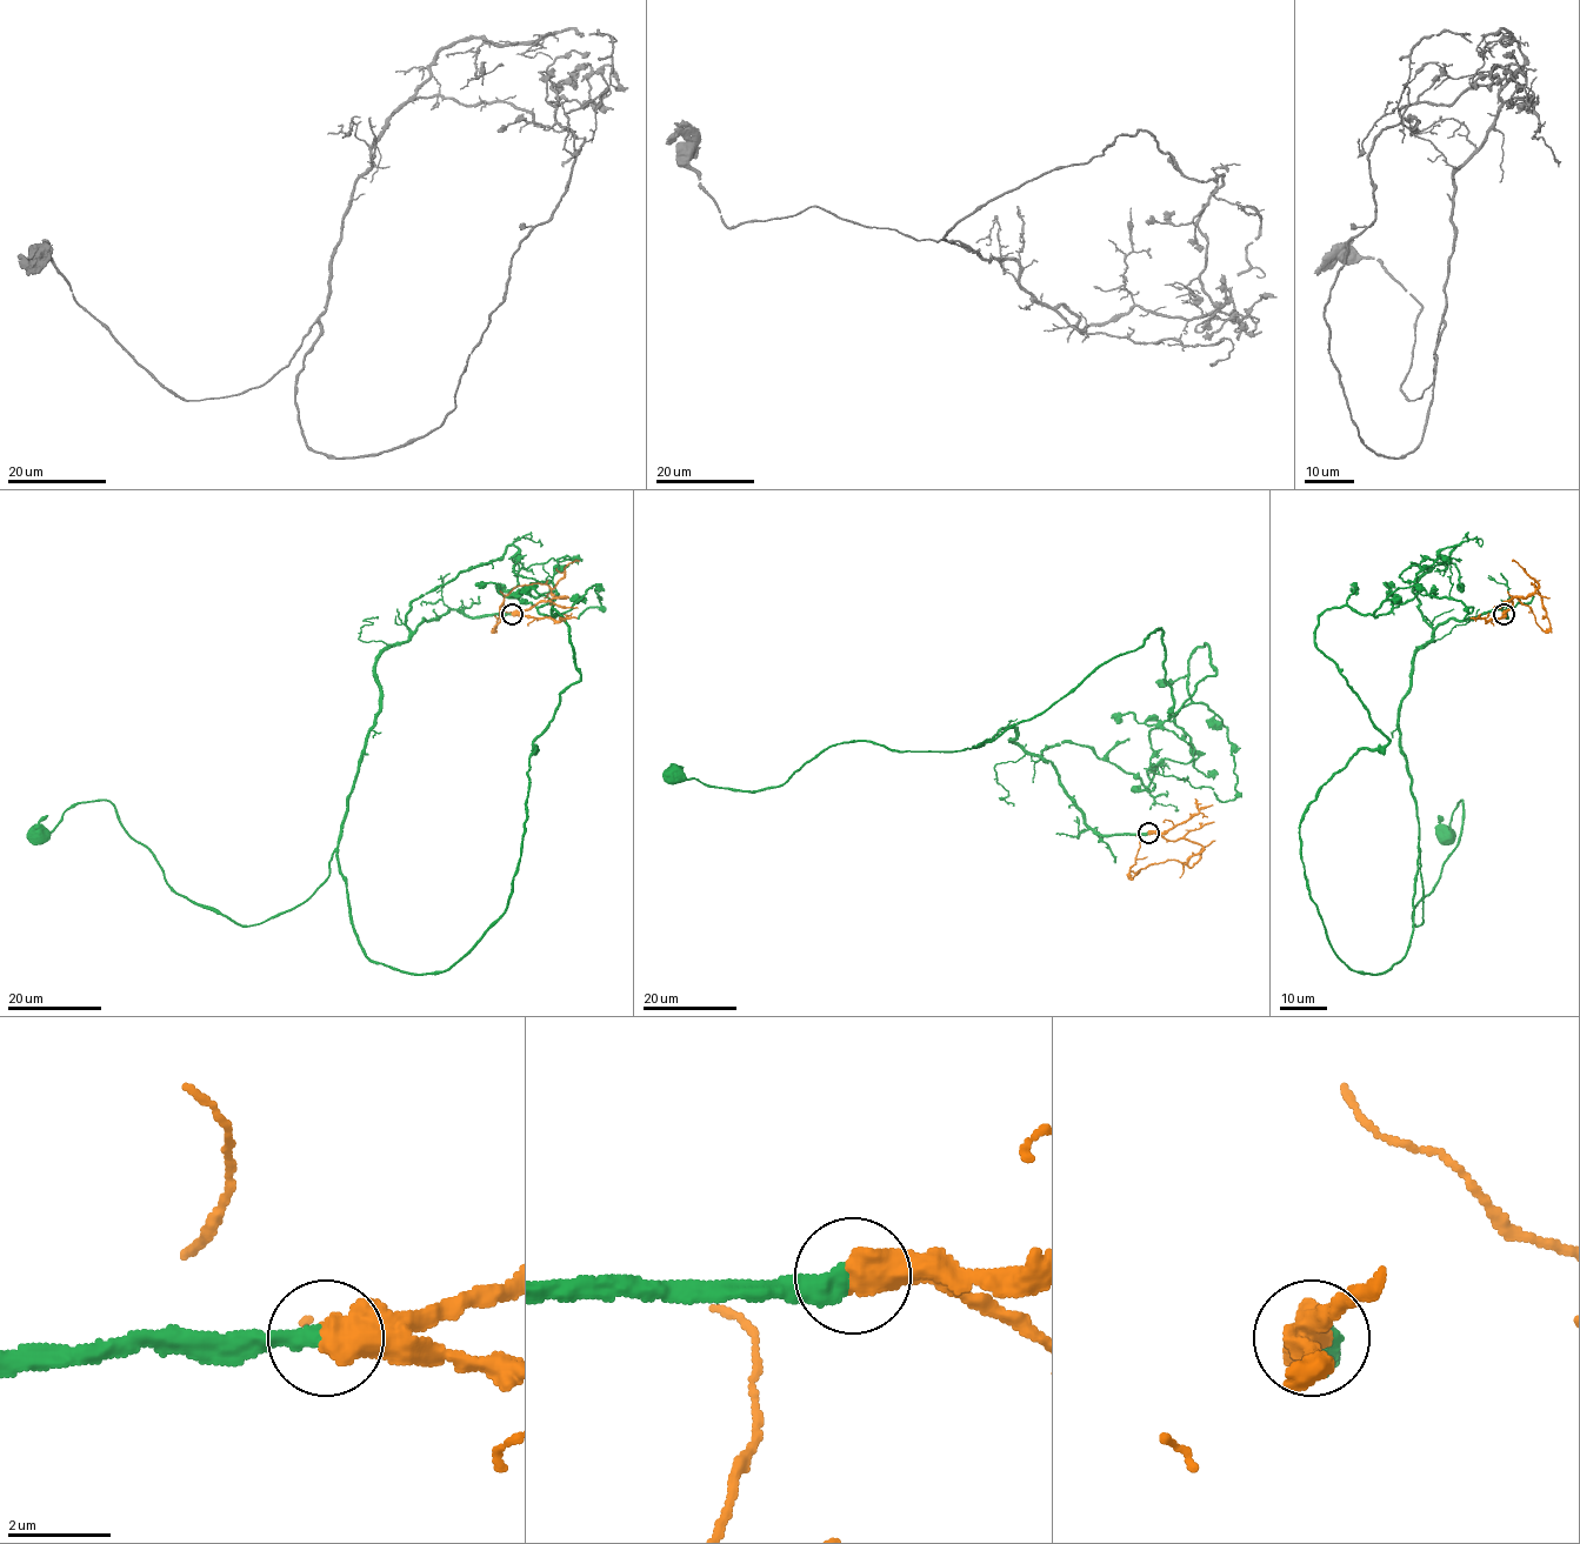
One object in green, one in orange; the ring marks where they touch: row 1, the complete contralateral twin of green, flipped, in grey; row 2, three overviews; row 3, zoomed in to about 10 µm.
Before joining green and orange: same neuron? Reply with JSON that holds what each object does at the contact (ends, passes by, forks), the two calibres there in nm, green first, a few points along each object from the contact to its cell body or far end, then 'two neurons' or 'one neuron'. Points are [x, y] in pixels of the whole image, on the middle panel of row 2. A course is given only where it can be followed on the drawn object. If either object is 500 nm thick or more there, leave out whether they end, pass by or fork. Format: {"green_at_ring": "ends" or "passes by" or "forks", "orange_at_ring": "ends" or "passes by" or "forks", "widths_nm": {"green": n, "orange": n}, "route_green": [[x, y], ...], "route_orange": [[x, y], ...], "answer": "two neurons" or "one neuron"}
{"widths_nm": {"green": 420, "orange": 650}, "route_green": [[1148, 833], [1093, 829], [1050, 762], [1011, 740], [1012, 727], [966, 749], [833, 744], [761, 790], [673, 773]], "route_orange": [[1148, 833], [1198, 842], [1201, 849], [1186, 863], [1152, 863], [1132, 879], [1130, 870], [1140, 847], [1135, 835]], "answer": "one neuron"}

